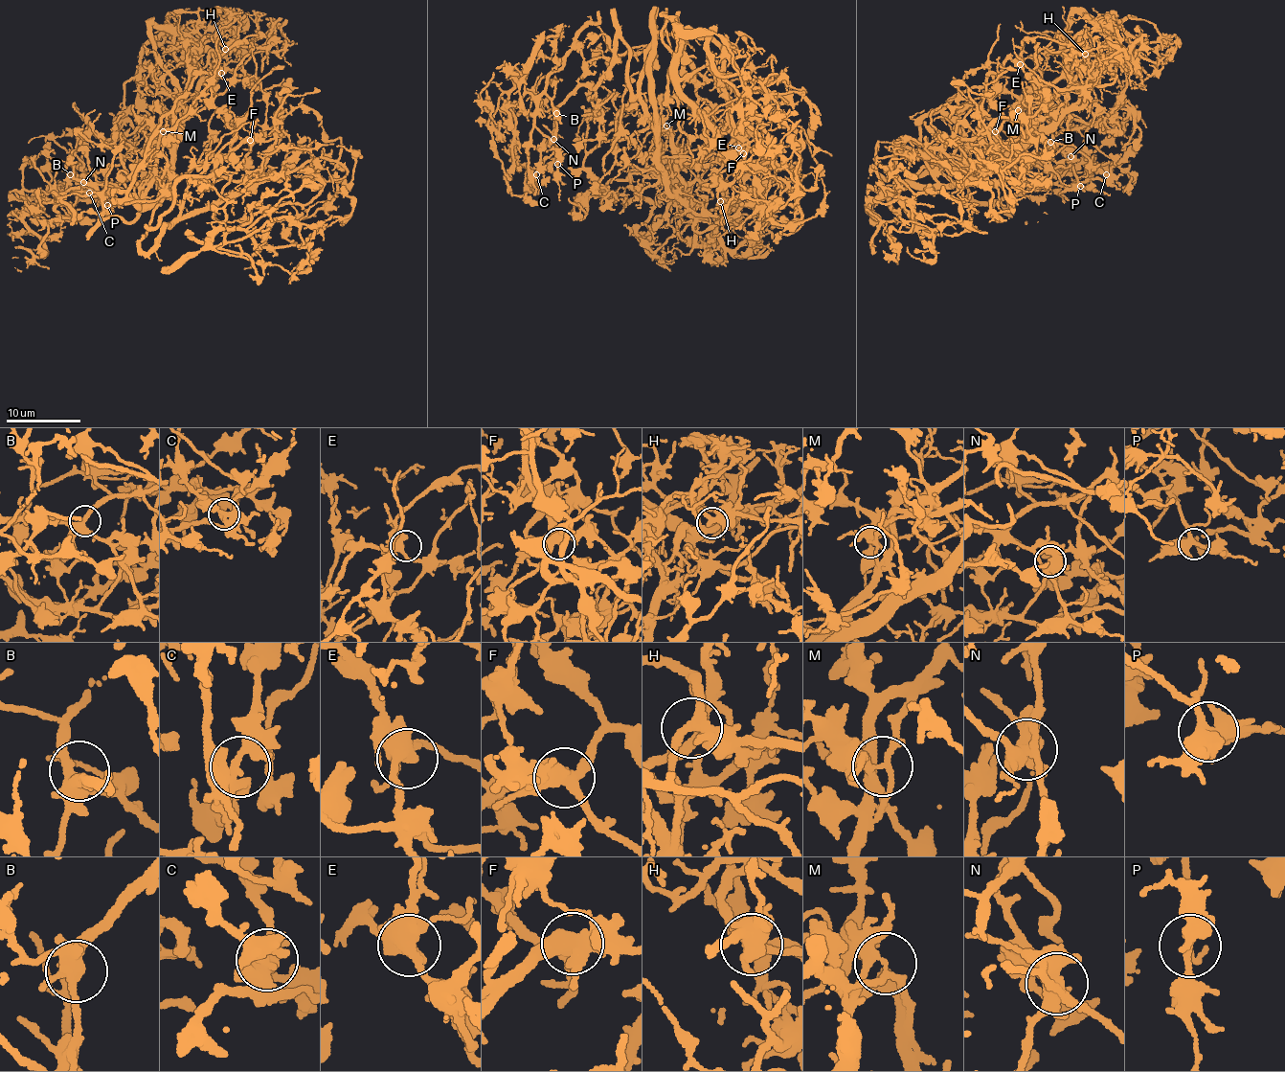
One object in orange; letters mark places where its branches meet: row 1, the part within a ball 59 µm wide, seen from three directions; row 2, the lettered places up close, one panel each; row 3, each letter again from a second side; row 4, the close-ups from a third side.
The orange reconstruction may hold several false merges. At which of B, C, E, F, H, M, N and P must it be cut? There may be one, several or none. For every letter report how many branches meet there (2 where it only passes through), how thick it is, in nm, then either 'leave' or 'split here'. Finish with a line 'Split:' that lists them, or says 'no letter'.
B: 6 | 400 nm | leave
C: 4 | 380 nm | leave
E: 5 | 400 nm | leave
F: 5 | 460 nm | leave
H: 4 | 320 nm | leave
M: 4 | 240 nm | split here
N: 7 | 480 nm | split here
P: 4 | 360 nm | leave
Split: M, N

